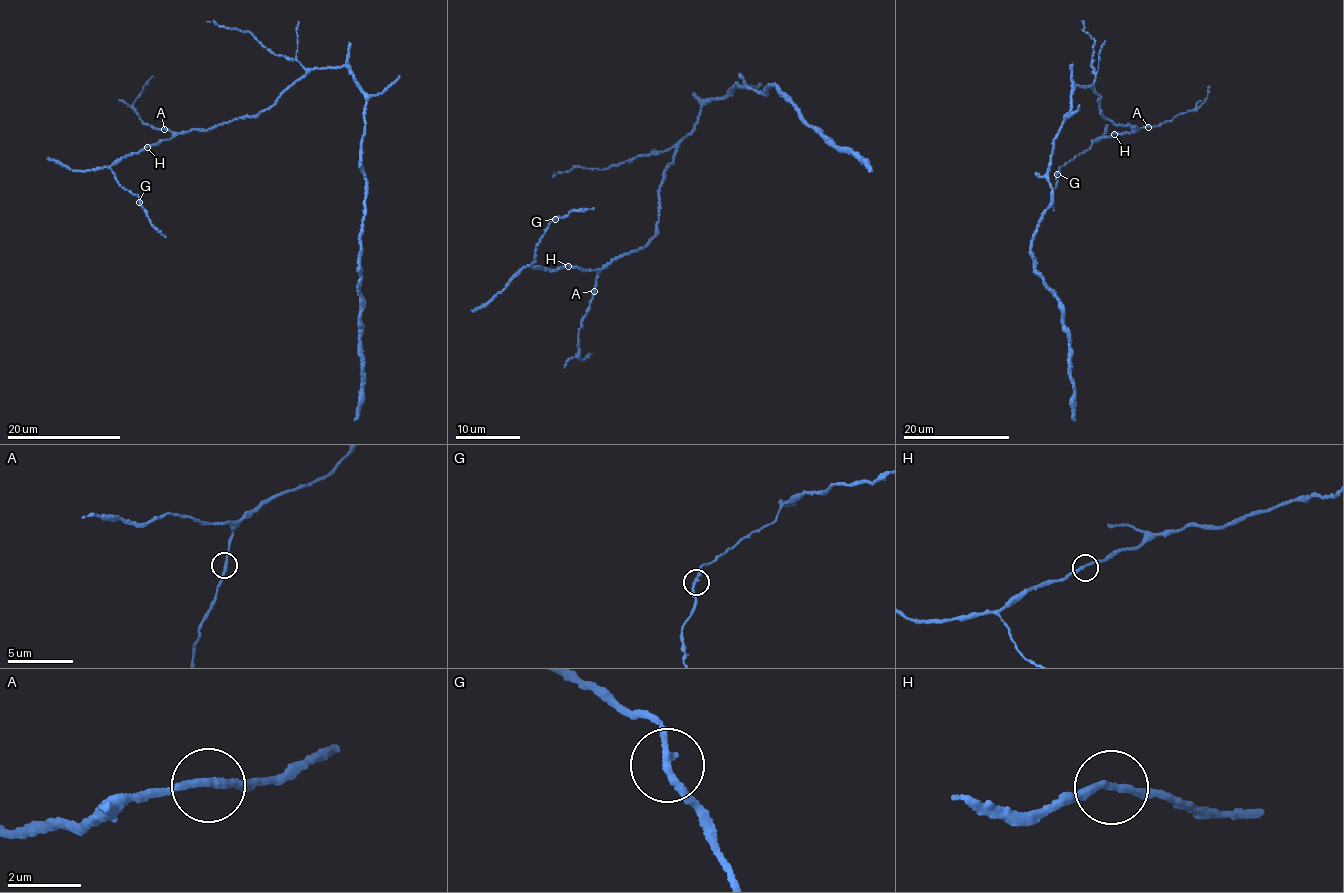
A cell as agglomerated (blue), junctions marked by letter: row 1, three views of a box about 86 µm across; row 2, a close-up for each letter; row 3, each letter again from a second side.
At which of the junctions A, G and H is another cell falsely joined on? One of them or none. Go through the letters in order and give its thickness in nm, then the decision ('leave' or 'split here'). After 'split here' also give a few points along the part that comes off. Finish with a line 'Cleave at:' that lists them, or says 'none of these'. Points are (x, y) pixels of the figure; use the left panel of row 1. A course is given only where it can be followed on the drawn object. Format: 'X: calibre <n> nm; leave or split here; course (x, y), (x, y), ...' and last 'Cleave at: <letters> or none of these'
A: calibre 200 nm; leave
G: calibre 200 nm; leave
H: calibre 200 nm; leave
Cleave at: none of these

